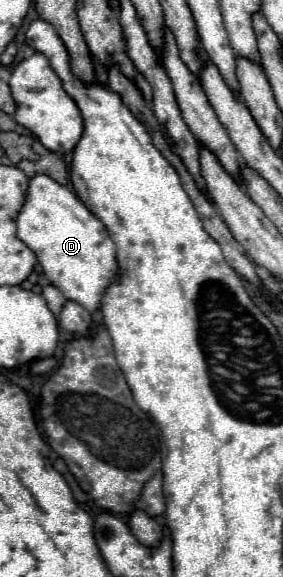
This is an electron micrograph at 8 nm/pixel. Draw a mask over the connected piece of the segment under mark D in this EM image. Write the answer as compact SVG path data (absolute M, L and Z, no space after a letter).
M47 174L29 178L25 202L17 216L17 236L37 254L47 280L85 310L99 308L101 294L113 280L117 270L115 246L103 222L67 186L55 182Z

